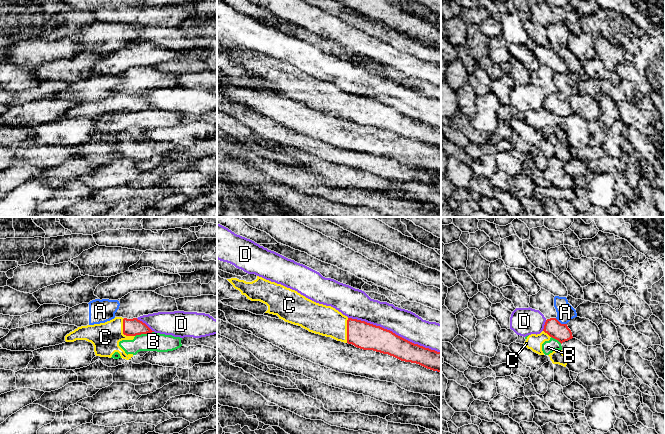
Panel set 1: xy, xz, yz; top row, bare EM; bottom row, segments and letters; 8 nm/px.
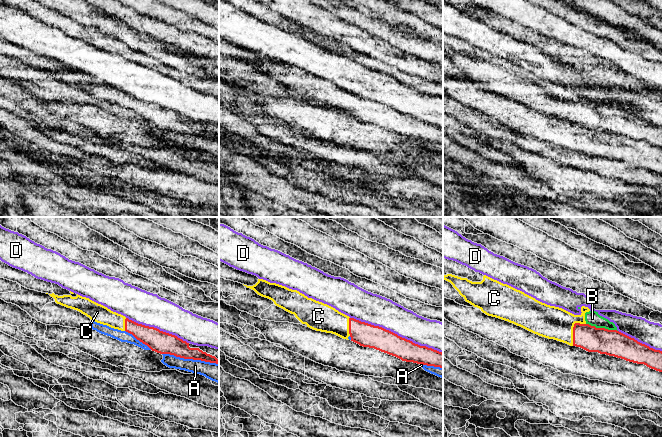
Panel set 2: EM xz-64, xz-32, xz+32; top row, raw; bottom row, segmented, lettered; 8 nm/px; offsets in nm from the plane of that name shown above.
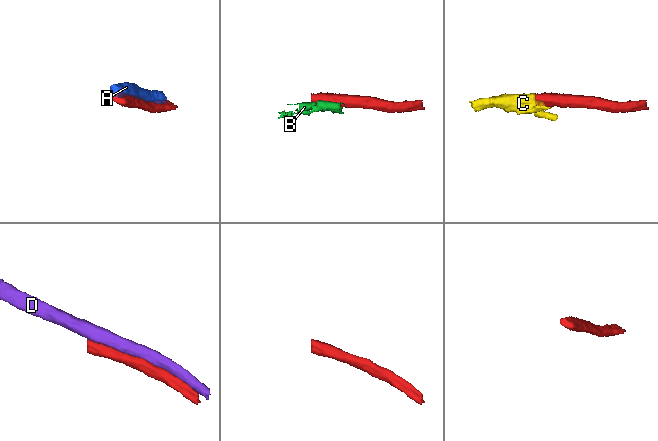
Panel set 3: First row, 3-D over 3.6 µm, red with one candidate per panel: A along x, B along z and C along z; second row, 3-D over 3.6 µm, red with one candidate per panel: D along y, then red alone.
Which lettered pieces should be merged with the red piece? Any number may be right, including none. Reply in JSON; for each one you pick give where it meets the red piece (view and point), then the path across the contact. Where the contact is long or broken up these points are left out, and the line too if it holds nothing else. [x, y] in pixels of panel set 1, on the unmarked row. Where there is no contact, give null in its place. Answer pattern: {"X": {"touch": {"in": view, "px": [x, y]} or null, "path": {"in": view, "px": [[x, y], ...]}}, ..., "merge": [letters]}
{"C": {"touch": {"in": "xy", "px": [123, 107]}, "path": {"in": "xy", "px": [[131, 103], [123, 107], [113, 107], [105, 113]]}}, "merge": ["C"]}

